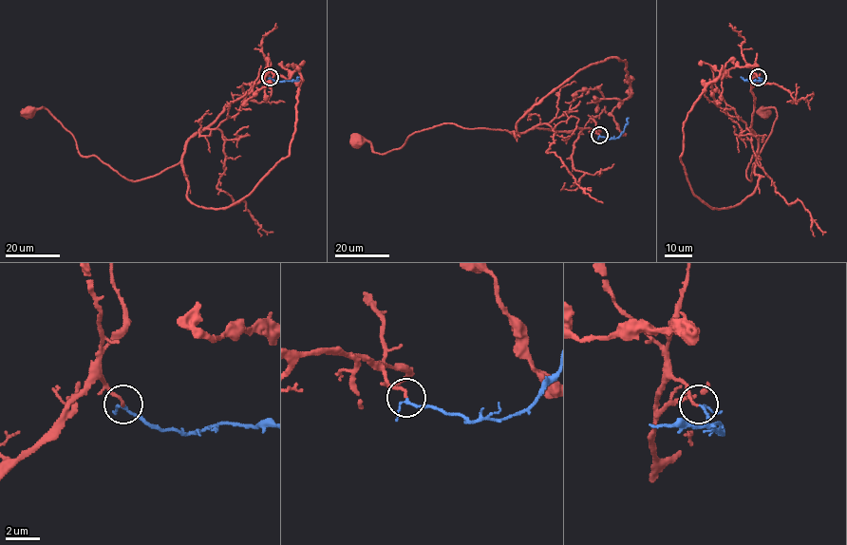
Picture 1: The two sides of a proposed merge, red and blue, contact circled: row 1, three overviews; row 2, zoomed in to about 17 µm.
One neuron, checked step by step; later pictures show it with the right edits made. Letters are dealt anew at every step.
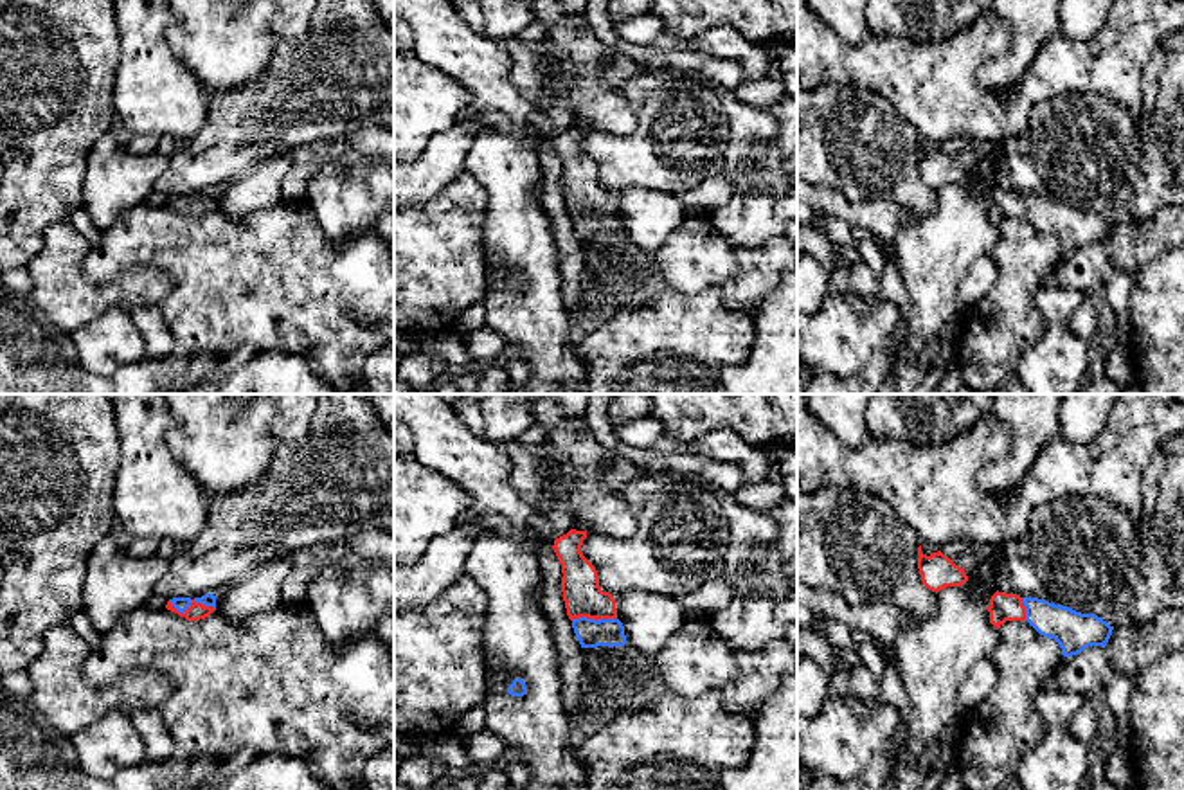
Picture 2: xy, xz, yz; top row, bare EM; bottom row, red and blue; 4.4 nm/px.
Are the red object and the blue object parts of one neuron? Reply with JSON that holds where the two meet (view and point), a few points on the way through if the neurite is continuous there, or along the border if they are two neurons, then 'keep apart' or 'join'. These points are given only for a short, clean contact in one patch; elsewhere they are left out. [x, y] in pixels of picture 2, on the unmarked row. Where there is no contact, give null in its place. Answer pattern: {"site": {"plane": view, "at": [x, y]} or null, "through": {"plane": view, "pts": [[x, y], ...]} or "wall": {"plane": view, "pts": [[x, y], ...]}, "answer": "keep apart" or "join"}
{"site": {"plane": "xy", "at": [191, 200]}, "through": {"plane": "xy", "pts": [[197, 207], [191, 200], [180, 200]]}, "answer": "join"}

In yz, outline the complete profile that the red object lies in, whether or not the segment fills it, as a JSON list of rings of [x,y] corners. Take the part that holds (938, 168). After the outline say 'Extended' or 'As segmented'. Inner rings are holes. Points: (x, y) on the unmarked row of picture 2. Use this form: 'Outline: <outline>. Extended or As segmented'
Outline: [[[921,142],[918,146],[918,166],[923,182],[936,191],[946,184],[961,184],[968,178],[964,166],[955,162],[948,153],[941,148],[927,153],[921,149]]]. As segmented

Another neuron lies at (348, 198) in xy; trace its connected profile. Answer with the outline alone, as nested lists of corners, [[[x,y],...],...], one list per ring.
[[[378,158],[322,162],[306,202],[333,245],[340,245],[374,229],[380,216],[394,209],[394,164]]]

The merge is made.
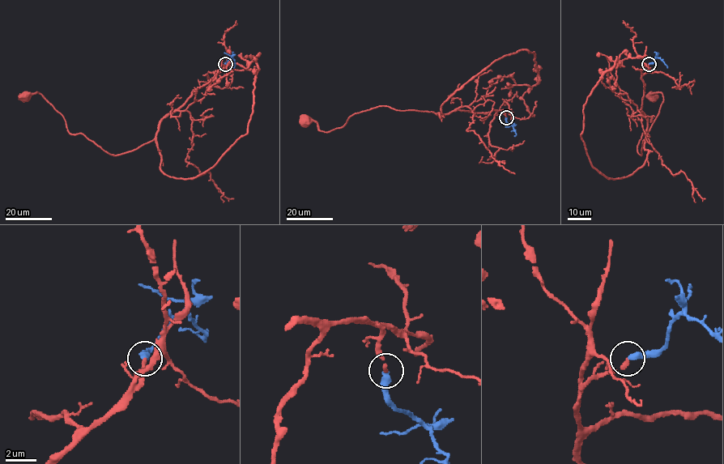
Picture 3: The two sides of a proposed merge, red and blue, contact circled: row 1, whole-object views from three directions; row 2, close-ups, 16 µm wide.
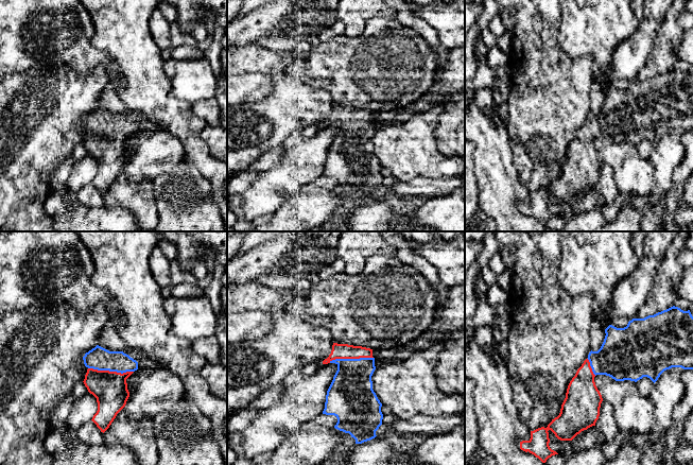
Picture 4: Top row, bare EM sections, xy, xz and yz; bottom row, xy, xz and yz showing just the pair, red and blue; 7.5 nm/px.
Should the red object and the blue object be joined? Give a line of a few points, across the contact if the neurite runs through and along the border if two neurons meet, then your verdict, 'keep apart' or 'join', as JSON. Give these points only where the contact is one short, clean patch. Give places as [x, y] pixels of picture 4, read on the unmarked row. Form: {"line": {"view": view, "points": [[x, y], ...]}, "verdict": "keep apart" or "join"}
{"line": {"view": "xy", "points": [[110, 152], [110, 134], [99, 120]]}, "verdict": "join"}

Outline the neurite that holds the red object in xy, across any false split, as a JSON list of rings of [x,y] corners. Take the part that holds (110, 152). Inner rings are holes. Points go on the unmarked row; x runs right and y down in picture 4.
[[[99,107],[86,115],[83,122],[88,131],[83,144],[98,165],[98,173],[91,183],[104,195],[126,167],[129,159],[126,141],[138,132],[138,124],[123,114],[109,114]]]

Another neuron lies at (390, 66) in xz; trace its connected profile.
[[[396,17],[370,18],[361,36],[350,38],[337,35],[322,41],[310,51],[297,51],[287,73],[302,83],[324,89],[332,97],[334,105],[362,108],[370,111],[389,111],[404,108],[417,101],[432,87],[437,70],[437,57],[434,50],[413,29],[403,25]]]

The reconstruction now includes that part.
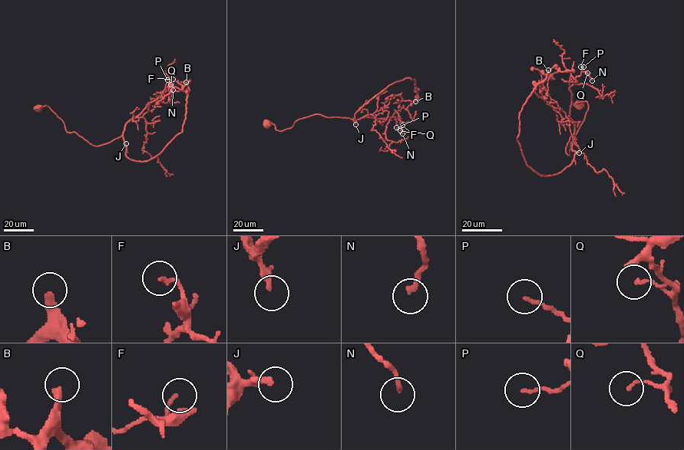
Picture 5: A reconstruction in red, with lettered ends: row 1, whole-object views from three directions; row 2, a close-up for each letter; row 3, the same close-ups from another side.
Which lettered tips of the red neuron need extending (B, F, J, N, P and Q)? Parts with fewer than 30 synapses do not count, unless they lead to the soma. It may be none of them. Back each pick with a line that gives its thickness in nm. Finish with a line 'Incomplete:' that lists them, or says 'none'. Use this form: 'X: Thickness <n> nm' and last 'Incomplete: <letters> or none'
B: Thickness 320 nm
J: Thickness 240 nm
Incomplete: B, J

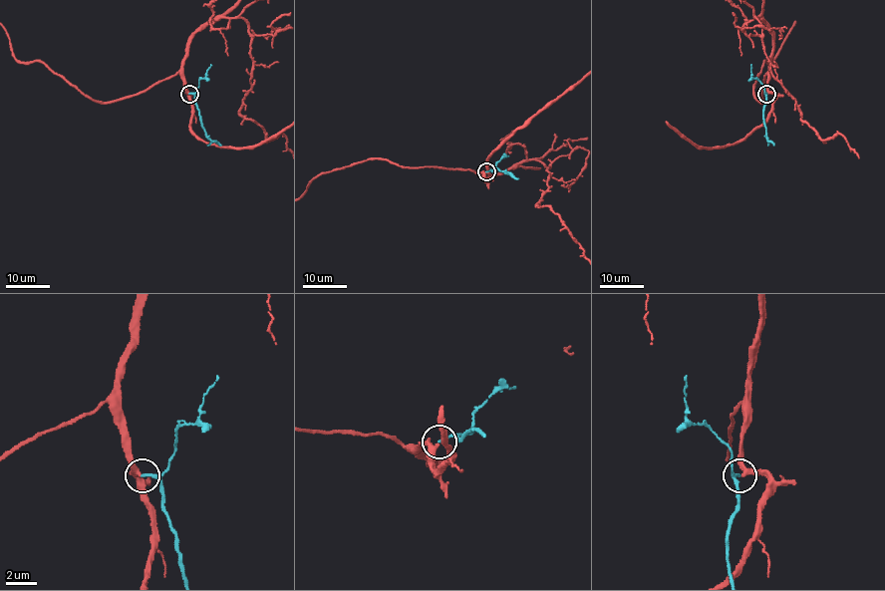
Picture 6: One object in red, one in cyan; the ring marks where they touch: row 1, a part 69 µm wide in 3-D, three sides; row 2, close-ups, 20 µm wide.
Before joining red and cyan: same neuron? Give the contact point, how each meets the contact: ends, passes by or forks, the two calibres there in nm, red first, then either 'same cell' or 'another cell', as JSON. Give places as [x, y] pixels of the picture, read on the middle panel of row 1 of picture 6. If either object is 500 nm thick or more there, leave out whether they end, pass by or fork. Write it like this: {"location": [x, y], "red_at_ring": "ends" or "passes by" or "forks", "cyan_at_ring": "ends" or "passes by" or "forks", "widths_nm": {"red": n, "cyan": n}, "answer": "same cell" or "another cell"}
{"location": [486, 171], "red_at_ring": "passes by", "cyan_at_ring": "ends", "widths_nm": {"red": 260, "cyan": 180}, "answer": "same cell"}

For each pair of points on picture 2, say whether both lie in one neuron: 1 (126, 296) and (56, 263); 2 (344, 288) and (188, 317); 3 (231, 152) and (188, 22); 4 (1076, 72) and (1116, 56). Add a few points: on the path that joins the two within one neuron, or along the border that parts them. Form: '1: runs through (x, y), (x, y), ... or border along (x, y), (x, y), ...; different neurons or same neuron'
1: runs through (108, 296), (89, 296), (74, 281); same neuron
2: runs through (304, 290), (260, 290), (249, 299), (227, 299); same neuron
3: border along (252, 83), (229, 89), (211, 101); different neurons
4: runs through (1085, 65), (1107, 63); same neuron

